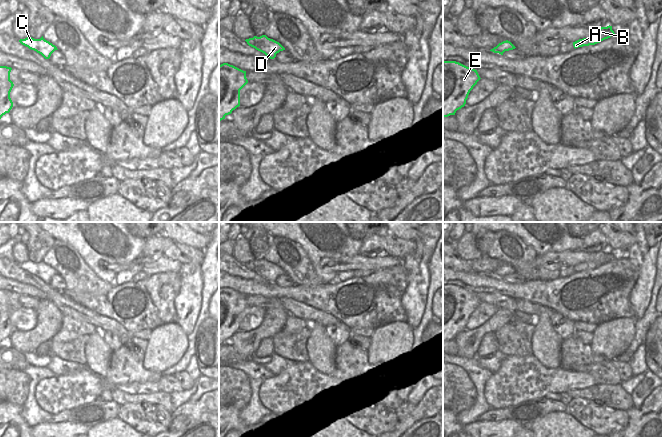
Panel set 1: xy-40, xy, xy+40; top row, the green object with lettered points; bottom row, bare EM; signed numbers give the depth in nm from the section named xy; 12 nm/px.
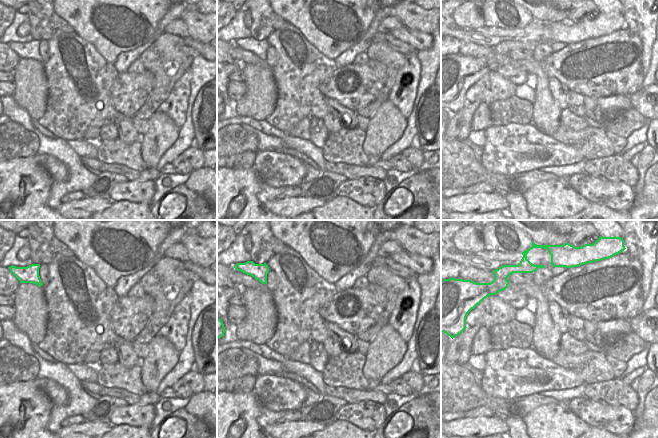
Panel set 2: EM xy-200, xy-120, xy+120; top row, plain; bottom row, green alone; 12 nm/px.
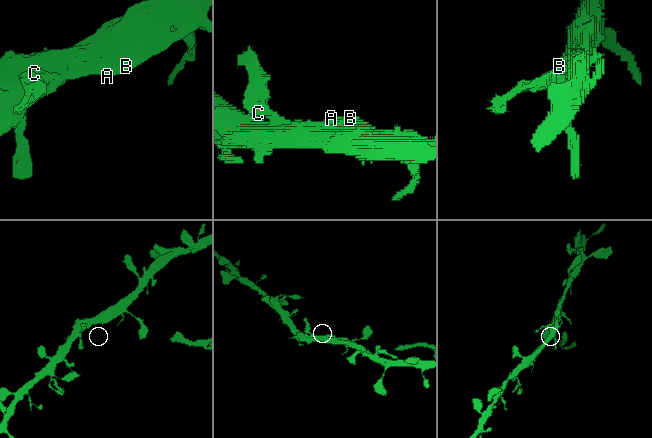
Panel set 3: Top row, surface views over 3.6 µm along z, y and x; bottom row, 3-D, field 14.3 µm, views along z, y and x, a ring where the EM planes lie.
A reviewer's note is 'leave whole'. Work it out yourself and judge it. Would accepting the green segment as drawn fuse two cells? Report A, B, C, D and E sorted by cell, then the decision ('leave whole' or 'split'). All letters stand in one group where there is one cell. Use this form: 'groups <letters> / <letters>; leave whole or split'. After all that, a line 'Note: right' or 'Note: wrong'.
groups A B E / C D; split
Note: wrong

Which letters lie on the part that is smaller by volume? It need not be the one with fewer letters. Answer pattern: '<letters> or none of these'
C, D.

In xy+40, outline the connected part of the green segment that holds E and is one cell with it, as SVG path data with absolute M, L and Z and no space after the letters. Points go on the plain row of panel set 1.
M443 285L443 341L465 330L470 315L480 304L477 294L456 285Z

